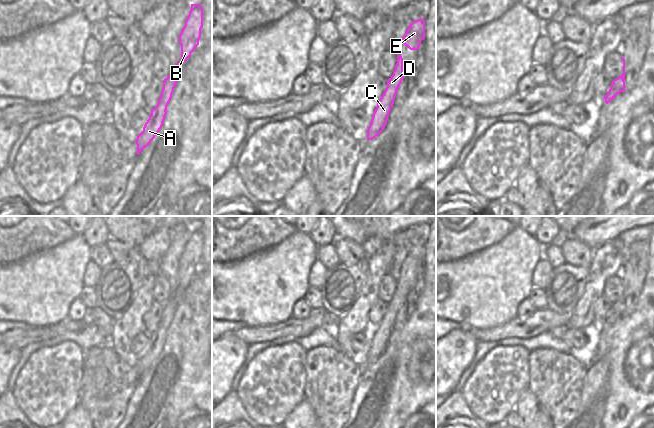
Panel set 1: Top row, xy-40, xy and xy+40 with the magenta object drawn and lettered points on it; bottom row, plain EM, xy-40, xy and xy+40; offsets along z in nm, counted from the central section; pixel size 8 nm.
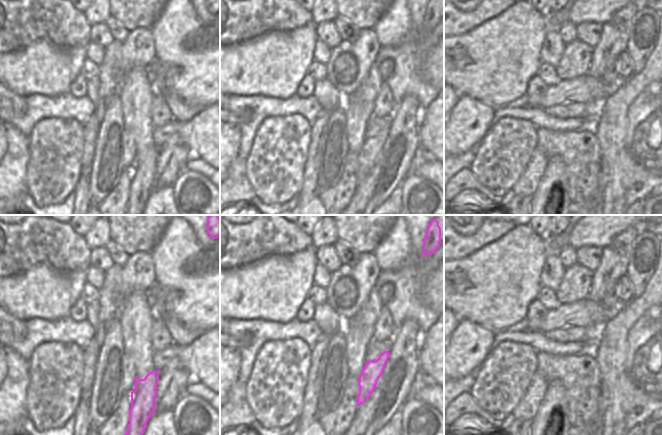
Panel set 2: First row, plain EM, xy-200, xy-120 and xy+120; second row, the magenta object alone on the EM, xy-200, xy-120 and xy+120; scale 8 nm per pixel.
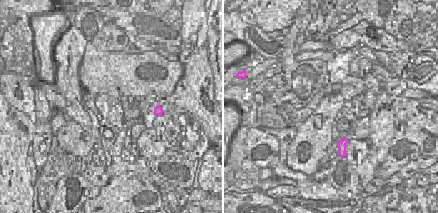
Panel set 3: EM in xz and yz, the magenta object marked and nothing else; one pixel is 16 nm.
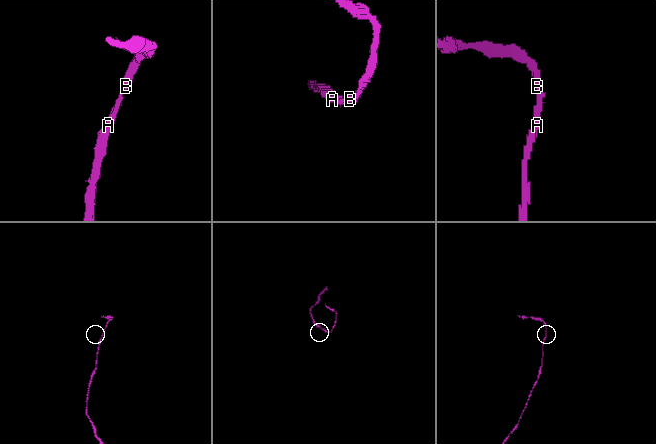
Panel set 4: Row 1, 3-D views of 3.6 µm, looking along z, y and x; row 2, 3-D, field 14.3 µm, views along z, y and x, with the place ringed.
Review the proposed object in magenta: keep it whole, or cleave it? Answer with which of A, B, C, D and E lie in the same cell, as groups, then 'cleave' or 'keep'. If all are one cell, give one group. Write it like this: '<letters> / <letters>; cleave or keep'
A B C D E; keep

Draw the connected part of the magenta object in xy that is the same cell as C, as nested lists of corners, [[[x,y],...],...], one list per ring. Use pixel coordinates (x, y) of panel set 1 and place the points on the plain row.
[[[397,279],[397,287],[393,299],[387,304],[387,311],[377,326],[377,331],[373,337],[371,347],[367,353],[367,364],[372,364],[378,360],[387,348],[389,337],[393,331],[397,314],[404,302],[403,282]]]

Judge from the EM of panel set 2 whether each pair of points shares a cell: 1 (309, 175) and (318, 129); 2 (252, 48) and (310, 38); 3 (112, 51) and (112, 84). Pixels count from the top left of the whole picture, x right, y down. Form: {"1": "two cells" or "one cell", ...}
{"1": "one cell", "2": "one cell", "3": "one cell"}

